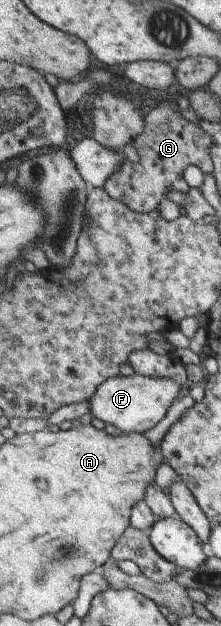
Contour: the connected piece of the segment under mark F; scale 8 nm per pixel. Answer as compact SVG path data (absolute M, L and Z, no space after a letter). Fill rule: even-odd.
M140 373L131 376L119 376L107 379L99 385L97 393L91 399L90 421L109 423L120 429L122 433L144 433L153 429L169 411L173 401L179 398L186 390L181 383L163 377L151 377Z

